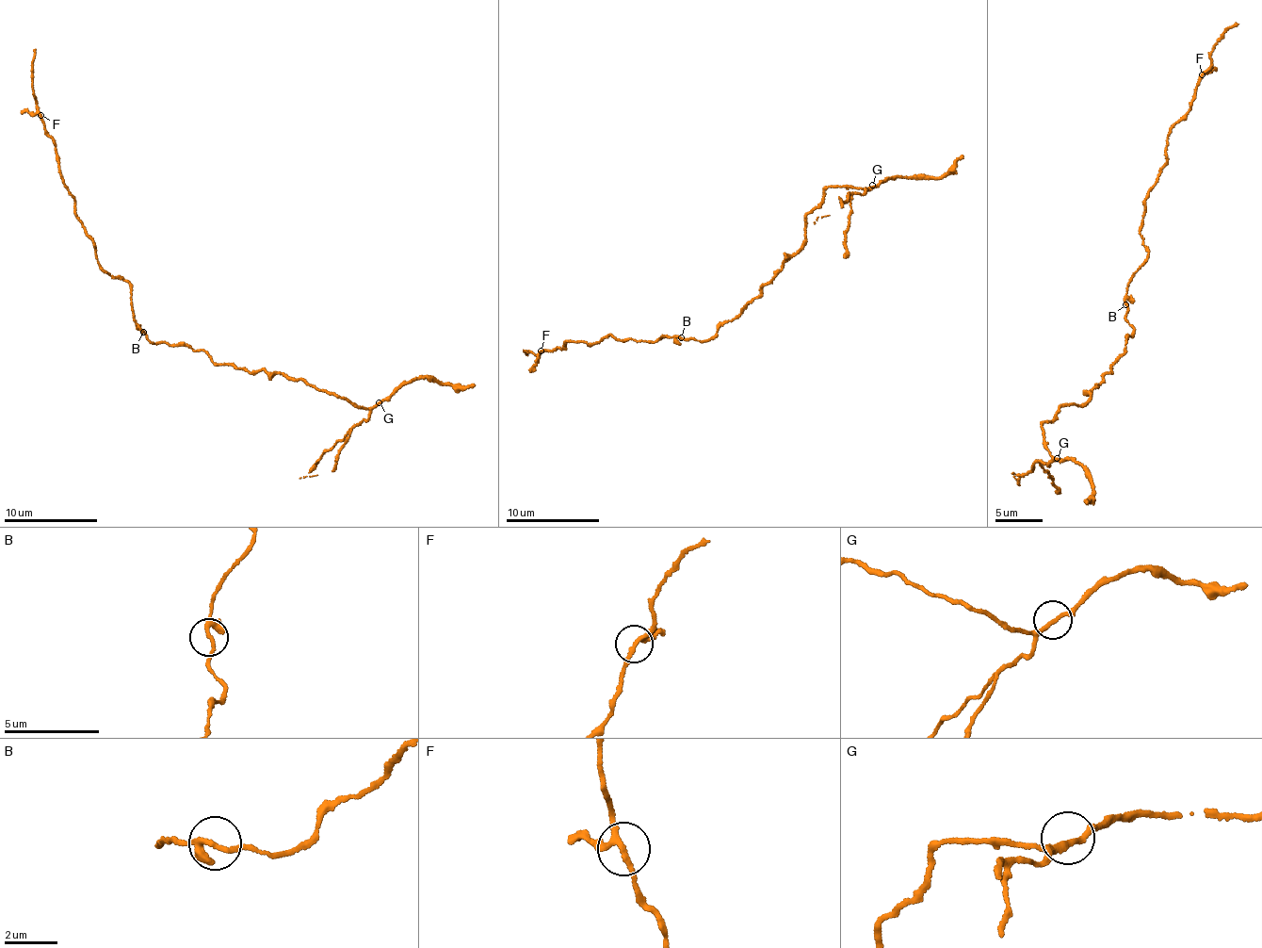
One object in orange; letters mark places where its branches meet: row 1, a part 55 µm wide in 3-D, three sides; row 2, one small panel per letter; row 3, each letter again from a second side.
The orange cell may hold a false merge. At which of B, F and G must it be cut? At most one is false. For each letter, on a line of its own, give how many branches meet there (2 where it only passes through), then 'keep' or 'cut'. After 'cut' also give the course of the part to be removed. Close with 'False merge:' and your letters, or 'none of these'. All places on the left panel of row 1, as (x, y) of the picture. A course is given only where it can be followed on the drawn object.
B: 3 | keep
F: 3 | keep
G: 3 | keep
False merge: none of these

